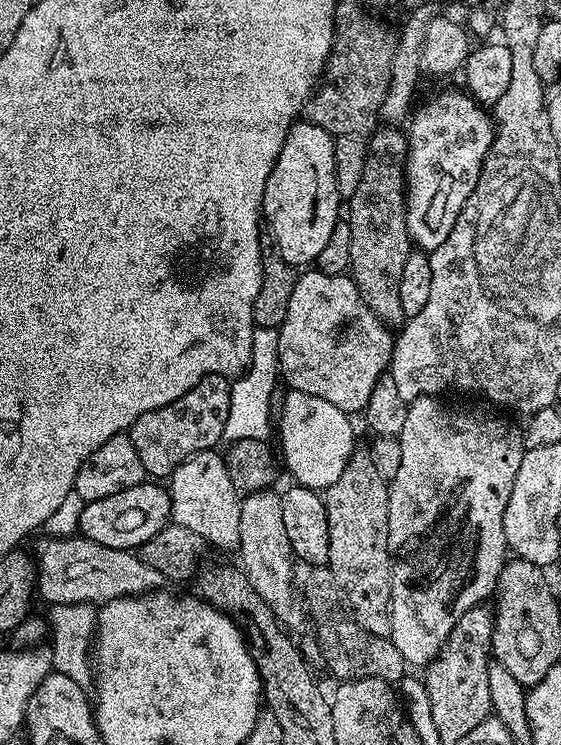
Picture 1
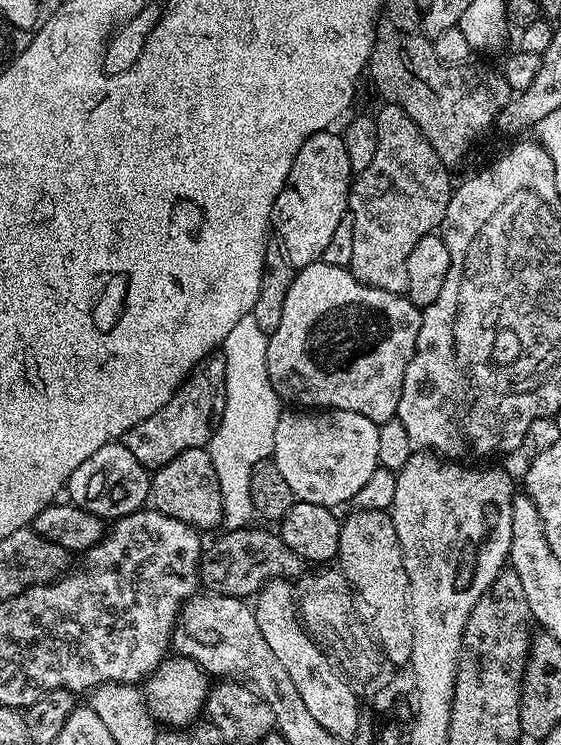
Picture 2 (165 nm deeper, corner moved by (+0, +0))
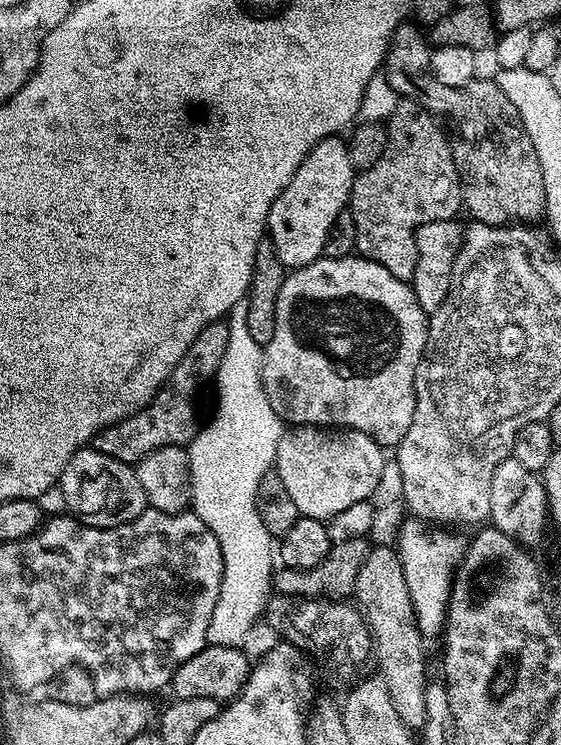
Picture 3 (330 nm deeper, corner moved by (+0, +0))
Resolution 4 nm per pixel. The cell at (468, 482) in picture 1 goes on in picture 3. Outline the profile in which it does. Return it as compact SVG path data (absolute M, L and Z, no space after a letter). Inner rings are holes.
M408 518L400 528L400 537L394 541L394 547L400 553L402 570L406 574L406 590L410 590L410 602L414 606L416 628L424 638L439 637L444 631L444 624L448 621L448 599L452 593L454 573L464 558L466 547L465 537L455 536L455 531L445 530L440 526L429 526L419 518Z

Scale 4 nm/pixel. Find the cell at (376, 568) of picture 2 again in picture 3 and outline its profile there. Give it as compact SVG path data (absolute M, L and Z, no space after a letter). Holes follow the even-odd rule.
M369 547L366 562L358 572L354 600L361 613L367 617L368 630L376 632L377 651L380 652L380 662L383 664L383 680L386 682L386 690L390 690L394 711L408 729L423 729L426 722L426 686L430 683L430 676L424 666L424 640L416 628L410 590L406 590L406 574L402 570L400 553L395 547Z

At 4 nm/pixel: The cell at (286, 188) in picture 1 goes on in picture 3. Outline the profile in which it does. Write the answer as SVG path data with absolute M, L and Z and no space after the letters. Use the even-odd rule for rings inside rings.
M335 135L318 142L318 146L314 146L314 150L310 150L310 154L306 154L302 166L298 166L298 174L294 174L294 178L290 178L290 186L286 186L286 190L282 190L282 194L278 194L278 198L274 198L274 206L270 206L266 232L278 258L284 263L285 269L295 270L321 259L325 255L324 247L327 236L335 224L335 219L338 218L340 212L349 207L352 181L356 178L357 169L353 168L350 162L347 143L340 139L339 135Z

